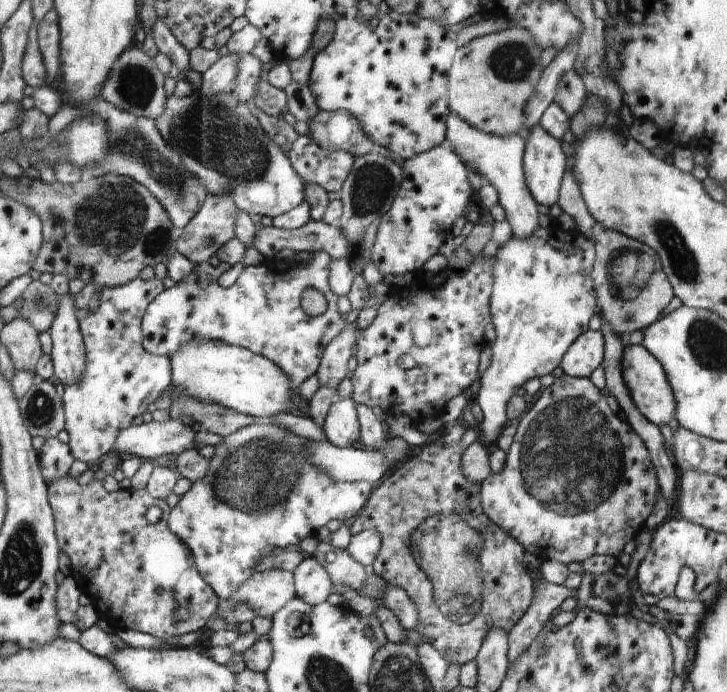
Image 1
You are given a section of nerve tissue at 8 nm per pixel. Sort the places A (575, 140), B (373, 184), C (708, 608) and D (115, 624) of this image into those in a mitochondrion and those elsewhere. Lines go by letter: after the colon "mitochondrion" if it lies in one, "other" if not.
A: other
B: mitochondrion
C: other
D: other

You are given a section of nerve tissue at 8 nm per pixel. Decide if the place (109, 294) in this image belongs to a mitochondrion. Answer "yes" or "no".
no

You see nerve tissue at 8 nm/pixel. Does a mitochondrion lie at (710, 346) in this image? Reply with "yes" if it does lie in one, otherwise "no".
yes

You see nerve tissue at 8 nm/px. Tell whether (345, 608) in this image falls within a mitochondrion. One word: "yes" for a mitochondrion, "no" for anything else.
no

